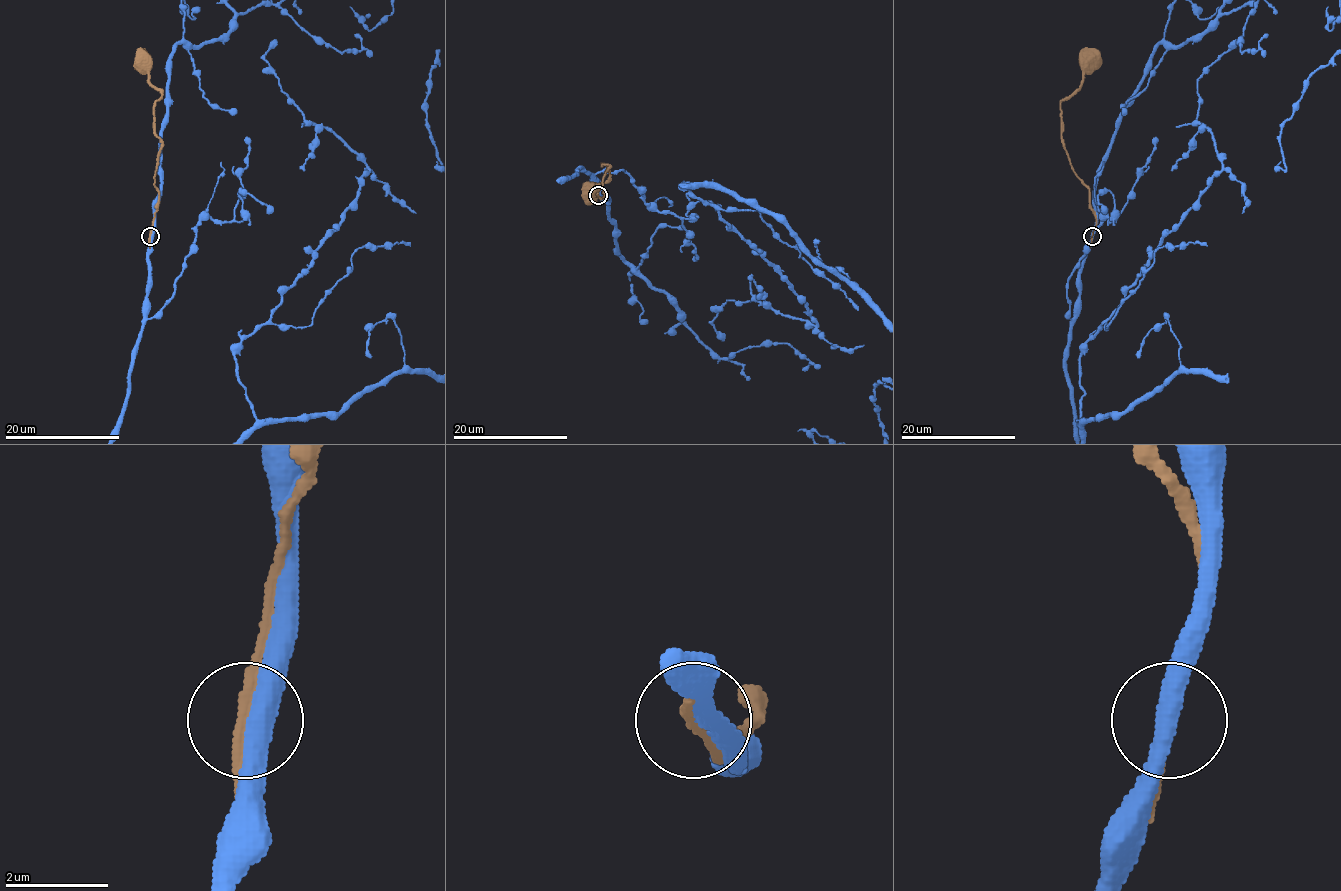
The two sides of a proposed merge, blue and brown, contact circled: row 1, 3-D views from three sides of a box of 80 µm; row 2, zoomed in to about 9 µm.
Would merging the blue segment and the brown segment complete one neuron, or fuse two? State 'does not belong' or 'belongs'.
does not belong

